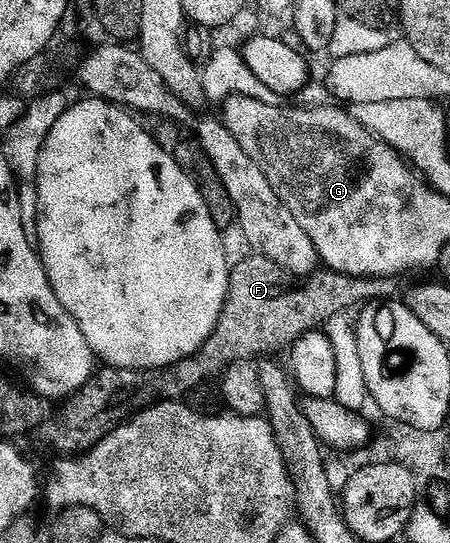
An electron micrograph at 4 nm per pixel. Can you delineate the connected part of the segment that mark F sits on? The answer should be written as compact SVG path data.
M254 253L253 258L245 258L242 262L234 261L229 271L229 287L223 304L223 312L219 316L219 324L215 324L213 334L201 348L191 356L158 370L132 370L131 368L115 368L105 366L98 369L83 388L79 388L70 398L64 399L63 404L53 415L46 417L39 427L41 438L56 453L61 456L72 456L90 450L106 438L117 426L143 412L147 407L160 402L179 402L188 399L194 392L200 391L204 382L220 379L227 368L236 362L261 360L273 356L276 350L288 351L294 342L298 342L304 334L320 331L326 324L345 316L348 310L356 311L366 304L378 300L389 300L396 292L397 286L392 277L386 278L356 278L350 274L336 274L328 268L302 276L292 274L279 264L267 260L262 254Z

